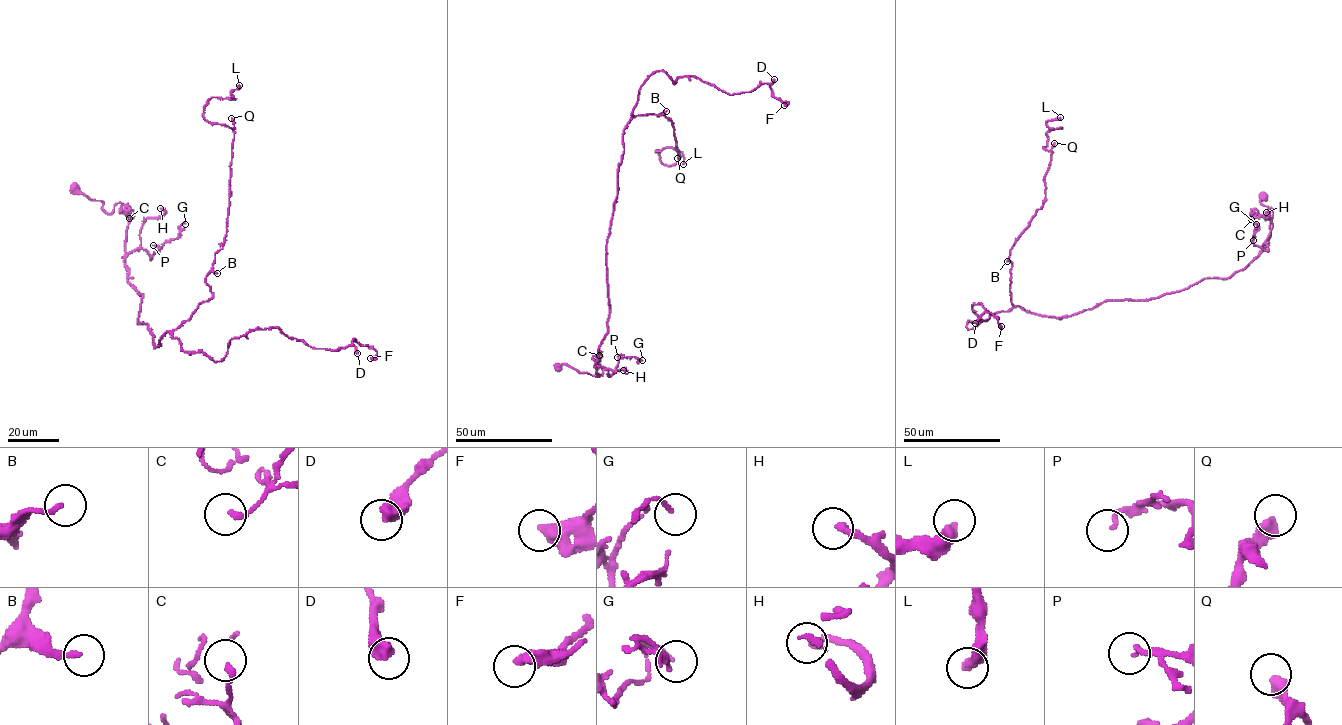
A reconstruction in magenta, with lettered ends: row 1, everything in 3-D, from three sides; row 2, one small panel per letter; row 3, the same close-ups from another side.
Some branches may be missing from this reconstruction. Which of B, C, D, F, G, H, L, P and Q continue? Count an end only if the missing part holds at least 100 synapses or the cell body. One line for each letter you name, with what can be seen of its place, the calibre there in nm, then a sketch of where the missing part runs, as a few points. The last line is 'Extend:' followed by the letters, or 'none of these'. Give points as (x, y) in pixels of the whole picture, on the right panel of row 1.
Extend: none of these

